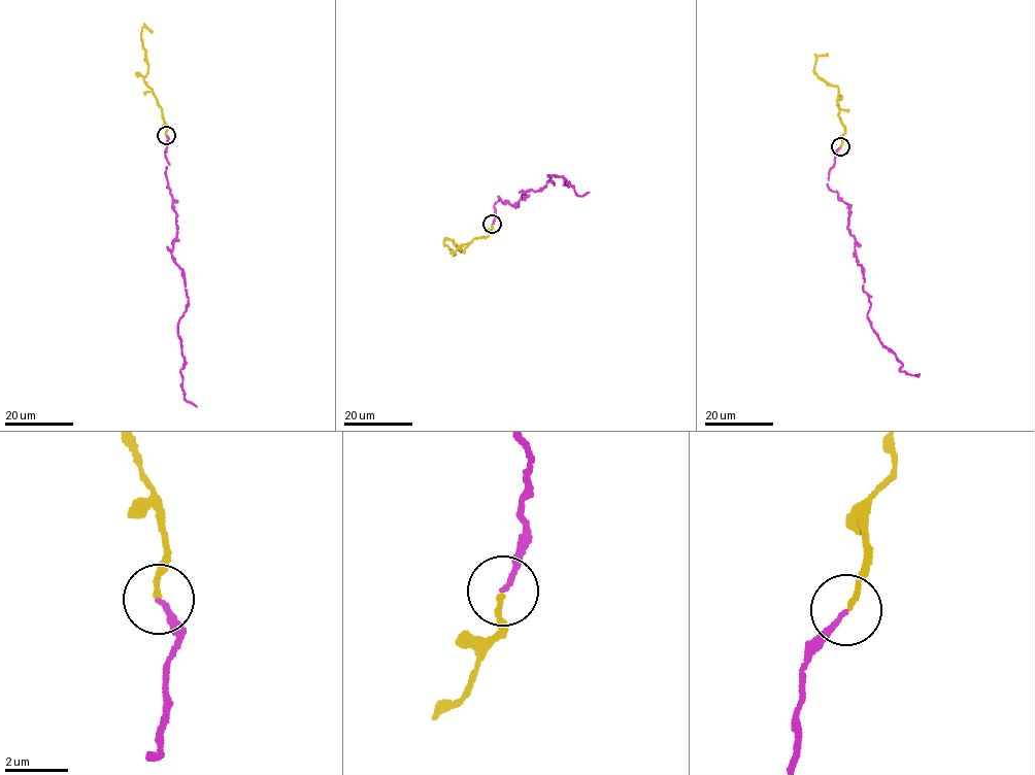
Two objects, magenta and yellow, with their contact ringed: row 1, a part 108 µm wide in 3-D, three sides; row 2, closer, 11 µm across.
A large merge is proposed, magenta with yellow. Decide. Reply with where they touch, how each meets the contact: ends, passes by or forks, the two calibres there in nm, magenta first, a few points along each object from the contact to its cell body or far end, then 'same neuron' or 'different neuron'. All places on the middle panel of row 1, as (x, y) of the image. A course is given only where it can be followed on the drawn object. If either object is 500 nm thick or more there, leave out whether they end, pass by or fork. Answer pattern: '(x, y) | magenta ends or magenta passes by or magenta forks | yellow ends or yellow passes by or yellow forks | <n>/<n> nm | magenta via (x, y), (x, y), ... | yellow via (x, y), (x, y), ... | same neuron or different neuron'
(492, 224) | magenta ends | yellow ends | 150/160 nm | magenta via (493, 224), (499, 197), (514, 206), (527, 190), (552, 181), (549, 174), (577, 195), (589, 192) | yellow via (493, 225), (486, 238), (475, 238), (459, 246), (461, 251), (454, 241), (444, 238), (444, 245), (456, 255) | same neuron

